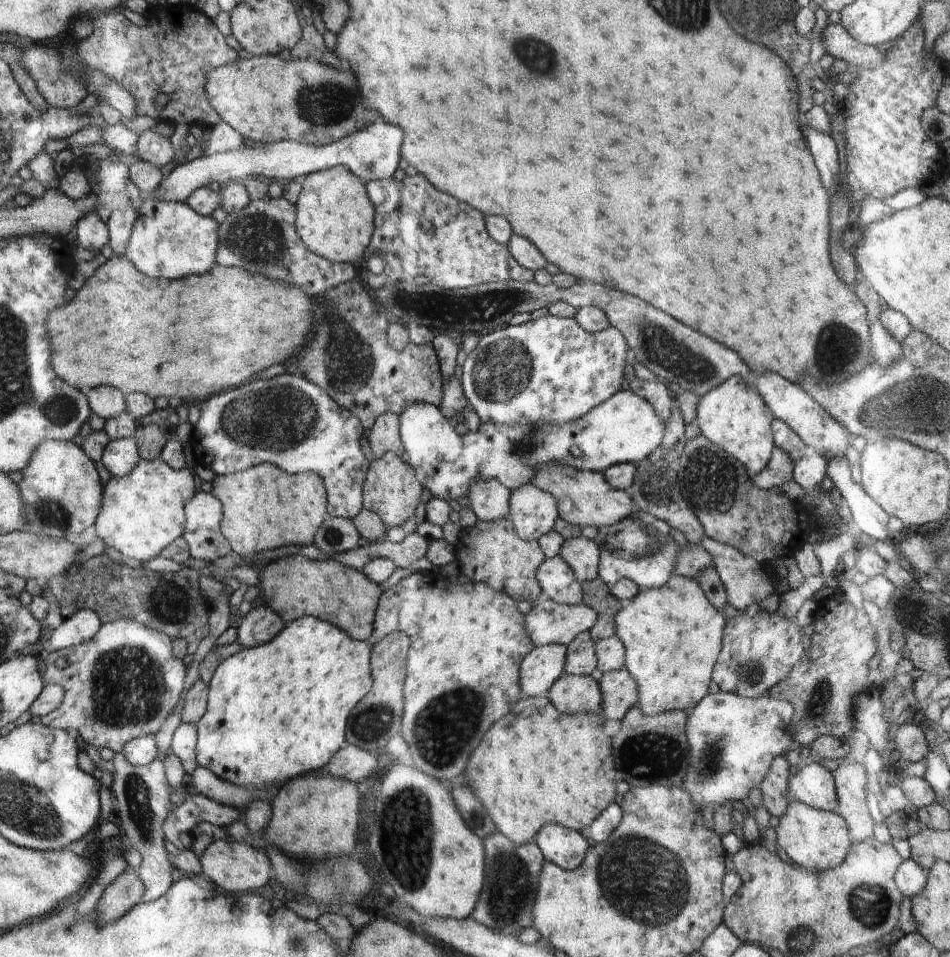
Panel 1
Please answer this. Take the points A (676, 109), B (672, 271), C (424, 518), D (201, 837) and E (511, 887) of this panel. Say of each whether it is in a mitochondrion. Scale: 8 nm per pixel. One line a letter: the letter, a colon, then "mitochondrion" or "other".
A: other
B: other
C: other
D: other
E: mitochondrion

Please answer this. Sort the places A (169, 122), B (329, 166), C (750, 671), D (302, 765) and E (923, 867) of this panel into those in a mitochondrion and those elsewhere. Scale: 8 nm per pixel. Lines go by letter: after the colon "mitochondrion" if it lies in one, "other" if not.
A: other
B: other
C: mitochondrion
D: other
E: other

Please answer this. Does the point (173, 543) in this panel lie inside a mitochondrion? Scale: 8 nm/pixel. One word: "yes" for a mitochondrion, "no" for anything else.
no

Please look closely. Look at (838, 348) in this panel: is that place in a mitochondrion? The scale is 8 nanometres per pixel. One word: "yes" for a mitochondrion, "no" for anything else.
yes

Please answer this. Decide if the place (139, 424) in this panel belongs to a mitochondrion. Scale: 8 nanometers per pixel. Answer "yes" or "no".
no

